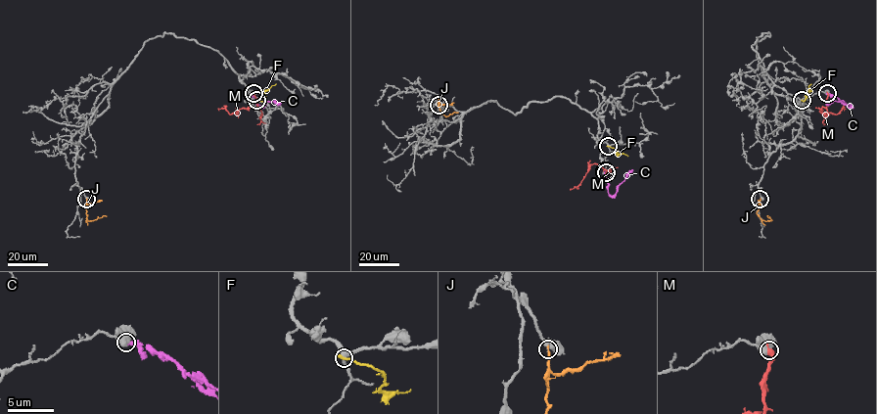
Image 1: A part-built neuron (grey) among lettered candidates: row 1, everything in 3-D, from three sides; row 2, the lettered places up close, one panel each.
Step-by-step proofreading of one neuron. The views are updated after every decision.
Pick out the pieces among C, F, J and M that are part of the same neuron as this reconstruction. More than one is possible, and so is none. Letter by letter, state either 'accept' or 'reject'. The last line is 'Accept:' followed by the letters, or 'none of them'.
C: reject
F: reject
J: accept
M: reject
Accept: J

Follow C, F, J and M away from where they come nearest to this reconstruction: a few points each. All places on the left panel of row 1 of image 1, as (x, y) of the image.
C: (253, 94), (255, 104), (263, 107), (266, 102), (280, 103)
F: (256, 100), (263, 101), (264, 92), (276, 84)
J: (86, 199), (88, 221), (107, 216)
M: (253, 93), (255, 108), (243, 108), (230, 114), (224, 109), (219, 110)

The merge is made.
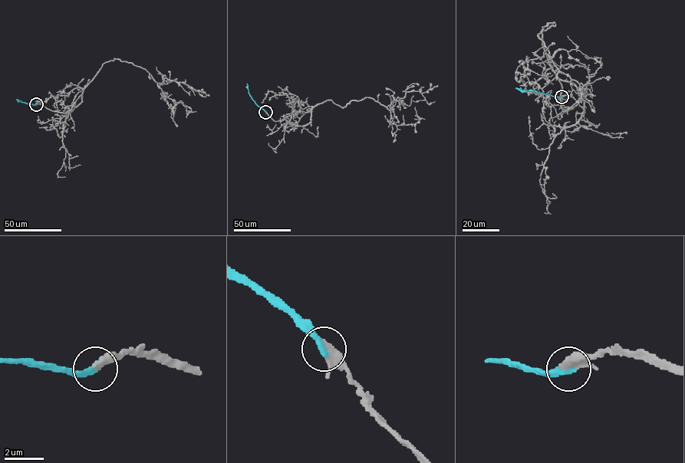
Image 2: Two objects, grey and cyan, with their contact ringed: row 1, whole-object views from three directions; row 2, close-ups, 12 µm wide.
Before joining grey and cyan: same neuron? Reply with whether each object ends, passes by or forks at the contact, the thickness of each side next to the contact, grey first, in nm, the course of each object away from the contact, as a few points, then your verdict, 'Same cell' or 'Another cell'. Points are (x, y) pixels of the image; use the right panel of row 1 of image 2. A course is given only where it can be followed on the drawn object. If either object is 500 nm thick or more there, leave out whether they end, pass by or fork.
At the ring grey passes by. At the ring cyan ends. Thickness 360 nm (grey) against 360 nm. Course of grey: (561, 96), (576, 103), (560, 103), (548, 23), (538, 36), (551, 60), (583, 85), (553, 117). Course of cyan: (561, 96), (515, 88). Same cell

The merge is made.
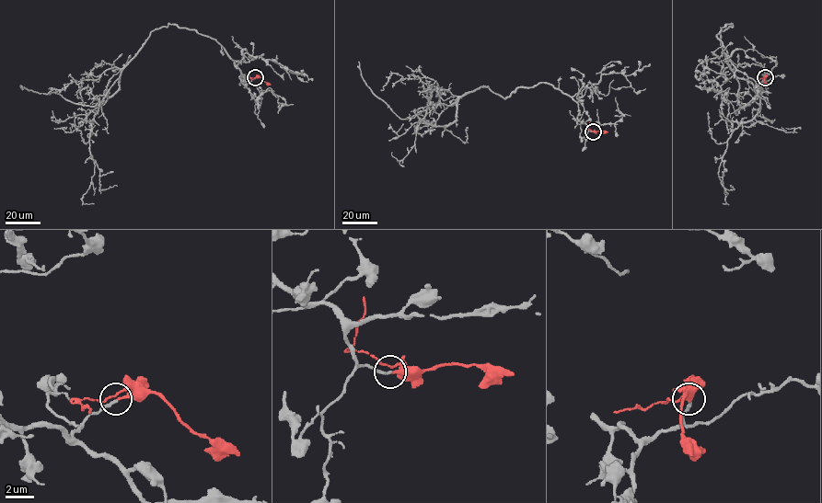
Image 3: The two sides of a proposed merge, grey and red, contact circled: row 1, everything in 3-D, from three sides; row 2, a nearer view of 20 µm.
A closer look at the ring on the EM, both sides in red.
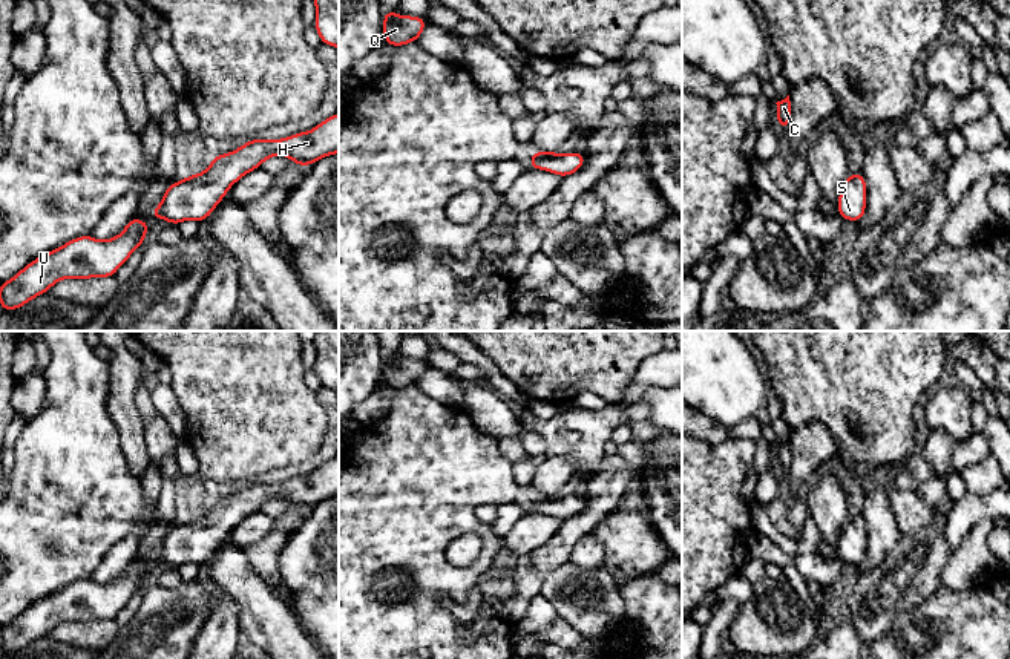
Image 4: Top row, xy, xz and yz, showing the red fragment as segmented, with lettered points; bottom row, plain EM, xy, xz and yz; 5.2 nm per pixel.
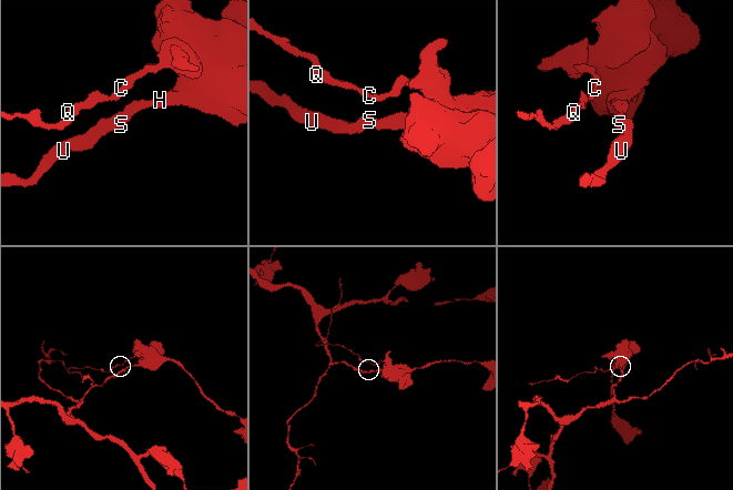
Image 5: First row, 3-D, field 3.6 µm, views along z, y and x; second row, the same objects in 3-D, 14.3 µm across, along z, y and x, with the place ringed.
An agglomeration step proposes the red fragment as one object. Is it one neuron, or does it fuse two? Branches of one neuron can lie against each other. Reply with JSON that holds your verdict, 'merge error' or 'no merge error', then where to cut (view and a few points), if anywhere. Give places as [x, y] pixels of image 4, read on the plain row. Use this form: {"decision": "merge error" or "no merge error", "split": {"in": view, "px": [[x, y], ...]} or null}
{"decision": "no merge error", "split": null}

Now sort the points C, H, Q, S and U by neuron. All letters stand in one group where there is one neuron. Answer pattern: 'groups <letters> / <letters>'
groups C H Q S U

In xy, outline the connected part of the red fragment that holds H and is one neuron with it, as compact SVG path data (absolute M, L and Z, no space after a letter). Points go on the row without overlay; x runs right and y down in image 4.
M339 457L323 463L310 475L299 475L284 483L250 483L227 498L212 498L213 506L202 516L169 529L150 559L173 569L189 562L204 566L230 530L244 518L259 512L265 503L282 498L303 512L334 497L339 497Z

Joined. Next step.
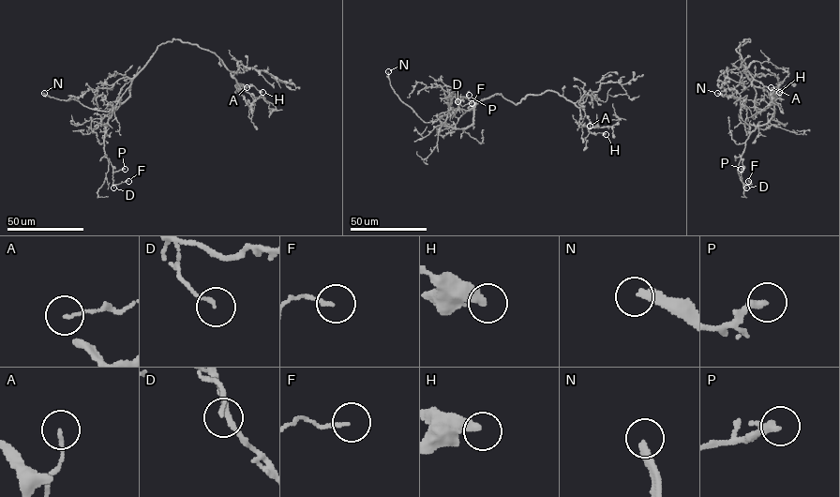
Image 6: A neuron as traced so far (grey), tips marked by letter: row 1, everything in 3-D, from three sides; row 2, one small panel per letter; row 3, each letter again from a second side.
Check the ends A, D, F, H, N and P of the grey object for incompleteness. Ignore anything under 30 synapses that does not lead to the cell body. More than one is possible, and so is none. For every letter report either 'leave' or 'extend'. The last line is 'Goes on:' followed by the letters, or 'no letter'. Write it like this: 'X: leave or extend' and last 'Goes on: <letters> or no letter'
A: leave
D: leave
F: leave
H: leave
N: extend
P: leave
Goes on: N

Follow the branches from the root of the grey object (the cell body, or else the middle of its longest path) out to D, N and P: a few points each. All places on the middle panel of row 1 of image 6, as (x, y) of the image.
D: (495, 95), (475, 105), (473, 123), (463, 128), (445, 124), (448, 97), (456, 95), (457, 101)
N: (495, 95), (481, 99), (469, 110), (457, 109), (426, 122), (395, 93), (388, 71)
P: (495, 95), (475, 105), (472, 123), (463, 128), (447, 127), (445, 122), (450, 109), (448, 97), (469, 95)

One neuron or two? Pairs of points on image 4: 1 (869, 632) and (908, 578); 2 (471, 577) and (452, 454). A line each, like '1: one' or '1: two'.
1: one
2: one

